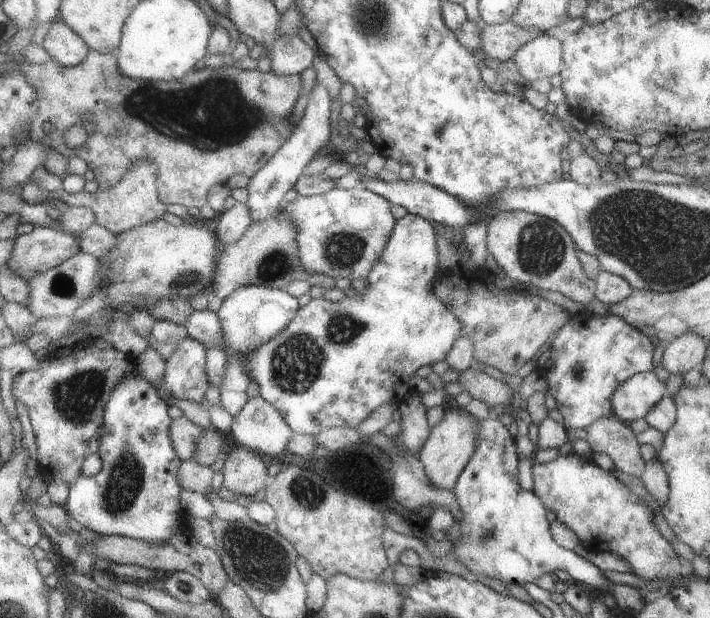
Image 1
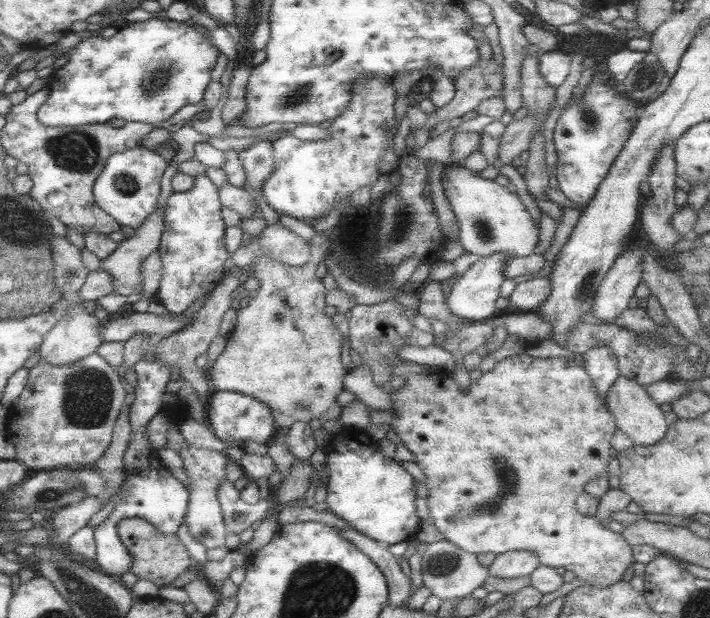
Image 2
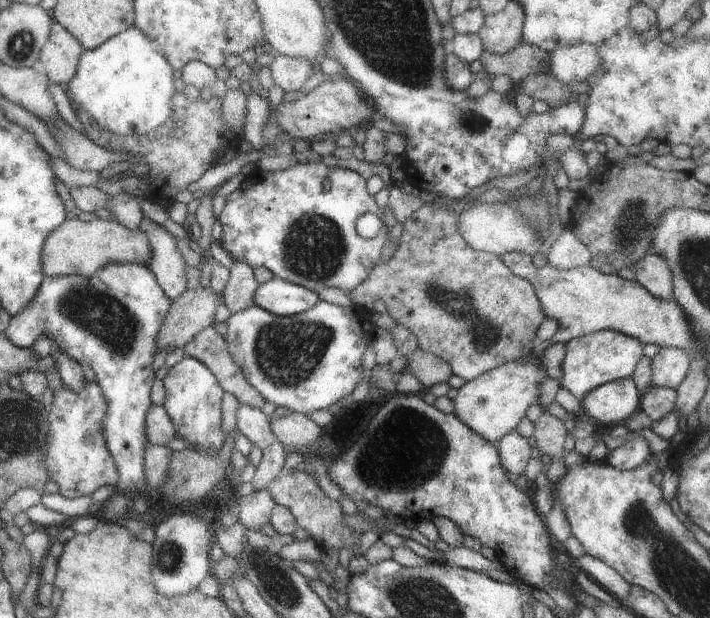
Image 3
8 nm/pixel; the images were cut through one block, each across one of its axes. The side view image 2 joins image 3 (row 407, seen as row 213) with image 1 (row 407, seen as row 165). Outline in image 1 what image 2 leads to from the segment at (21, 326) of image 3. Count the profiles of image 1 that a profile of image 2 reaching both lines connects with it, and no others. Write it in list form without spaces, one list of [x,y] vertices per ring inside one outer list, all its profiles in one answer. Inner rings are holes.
[[[140,356],[130,358],[130,370],[112,390],[102,416],[104,434],[100,438],[98,454],[102,458],[102,468],[98,474],[84,476],[80,474],[69,488],[64,508],[72,520],[76,520],[84,529],[94,534],[116,535],[144,540],[148,544],[166,544],[172,536],[187,528],[186,513],[180,508],[179,494],[183,489],[178,484],[178,468],[181,458],[175,453],[170,442],[169,428],[172,422],[168,414],[168,405],[160,400],[155,387],[138,370]]]

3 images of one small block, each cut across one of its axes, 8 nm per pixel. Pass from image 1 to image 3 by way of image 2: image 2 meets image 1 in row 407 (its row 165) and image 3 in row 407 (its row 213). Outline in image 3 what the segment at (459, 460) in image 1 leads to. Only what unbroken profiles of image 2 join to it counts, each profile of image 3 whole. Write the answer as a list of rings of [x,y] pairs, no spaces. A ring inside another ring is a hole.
[[[532,353],[524,360],[506,362],[460,387],[453,399],[453,413],[486,442],[496,442],[514,431],[520,420],[526,417],[528,408],[540,398],[540,384],[548,377],[540,358]]]

